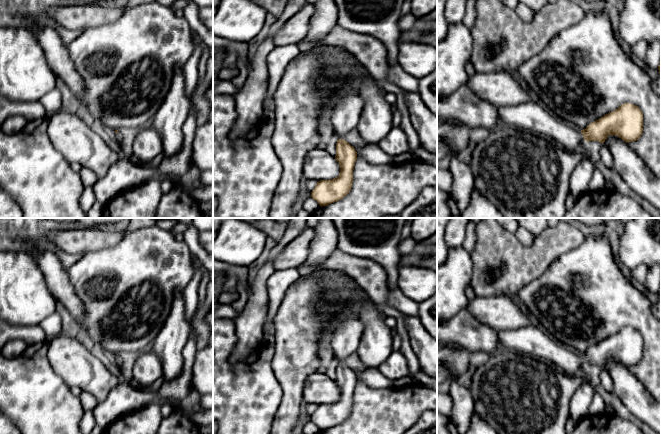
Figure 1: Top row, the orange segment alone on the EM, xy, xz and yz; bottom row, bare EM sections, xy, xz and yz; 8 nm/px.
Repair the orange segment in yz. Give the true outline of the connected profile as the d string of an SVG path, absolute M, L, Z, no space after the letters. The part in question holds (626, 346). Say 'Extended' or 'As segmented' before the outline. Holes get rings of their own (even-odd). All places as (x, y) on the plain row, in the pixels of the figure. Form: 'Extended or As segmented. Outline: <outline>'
Extended. Outline: M533 325L514 330L503 330L498 332L498 339L501 348L513 349L522 353L530 354L538 359L544 360L559 368L567 375L575 375L580 367L598 365L604 367L609 359L615 359L626 367L637 365L643 356L643 337L638 330L631 327L624 327L618 333L604 339L598 344L591 346L585 353L578 354L571 351L562 343L546 335Z

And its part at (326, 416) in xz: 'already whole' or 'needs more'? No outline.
needs more

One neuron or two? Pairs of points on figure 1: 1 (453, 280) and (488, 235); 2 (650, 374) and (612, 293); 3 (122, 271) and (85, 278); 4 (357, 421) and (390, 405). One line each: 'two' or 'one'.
1: two
2: one
3: one
4: one

